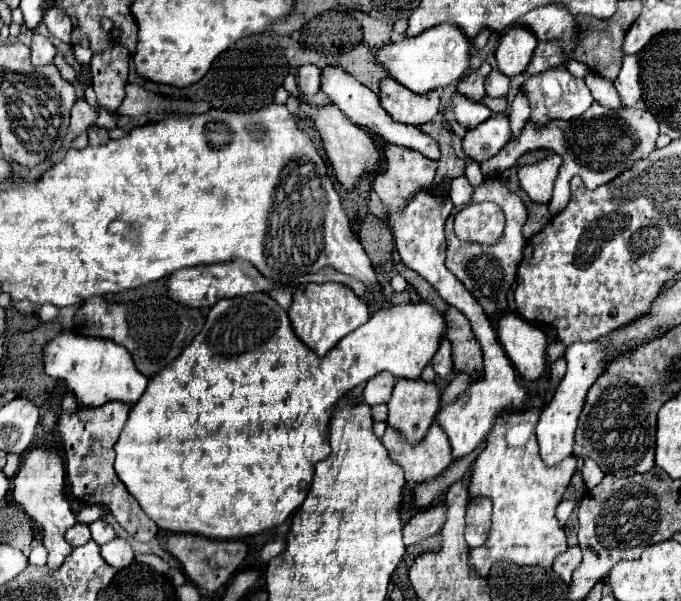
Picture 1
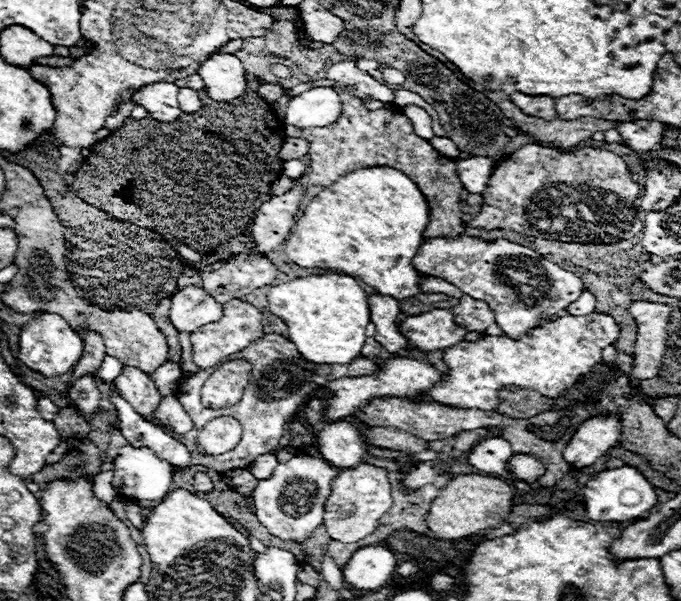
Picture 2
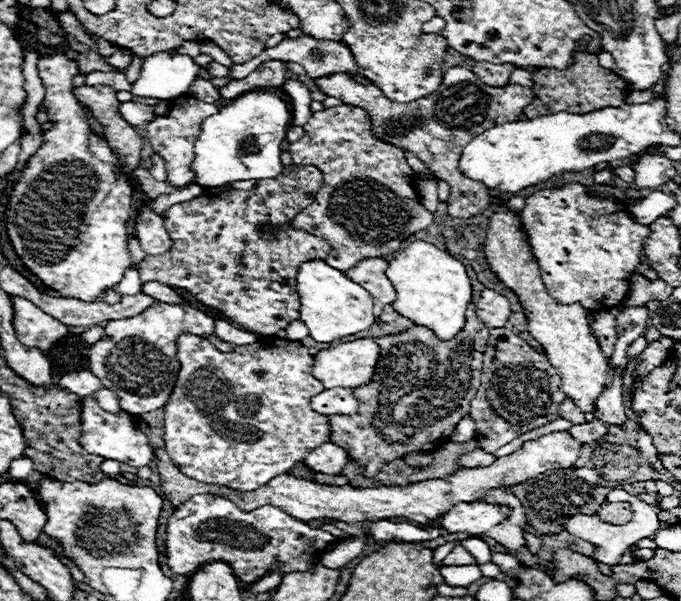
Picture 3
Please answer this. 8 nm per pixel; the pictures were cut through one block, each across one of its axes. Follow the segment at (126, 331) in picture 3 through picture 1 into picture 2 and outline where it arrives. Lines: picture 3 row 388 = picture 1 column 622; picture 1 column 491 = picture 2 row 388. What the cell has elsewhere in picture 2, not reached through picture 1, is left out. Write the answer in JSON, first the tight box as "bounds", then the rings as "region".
{"bounds":[150,360,182,396],"region":[[[168,360],[166,364],[162,364],[156,372],[150,374],[150,378],[156,382],[156,388],[160,388],[160,392],[164,392],[164,396],[168,394],[176,394],[180,380],[182,380],[182,372],[180,372],[180,364]]]}

